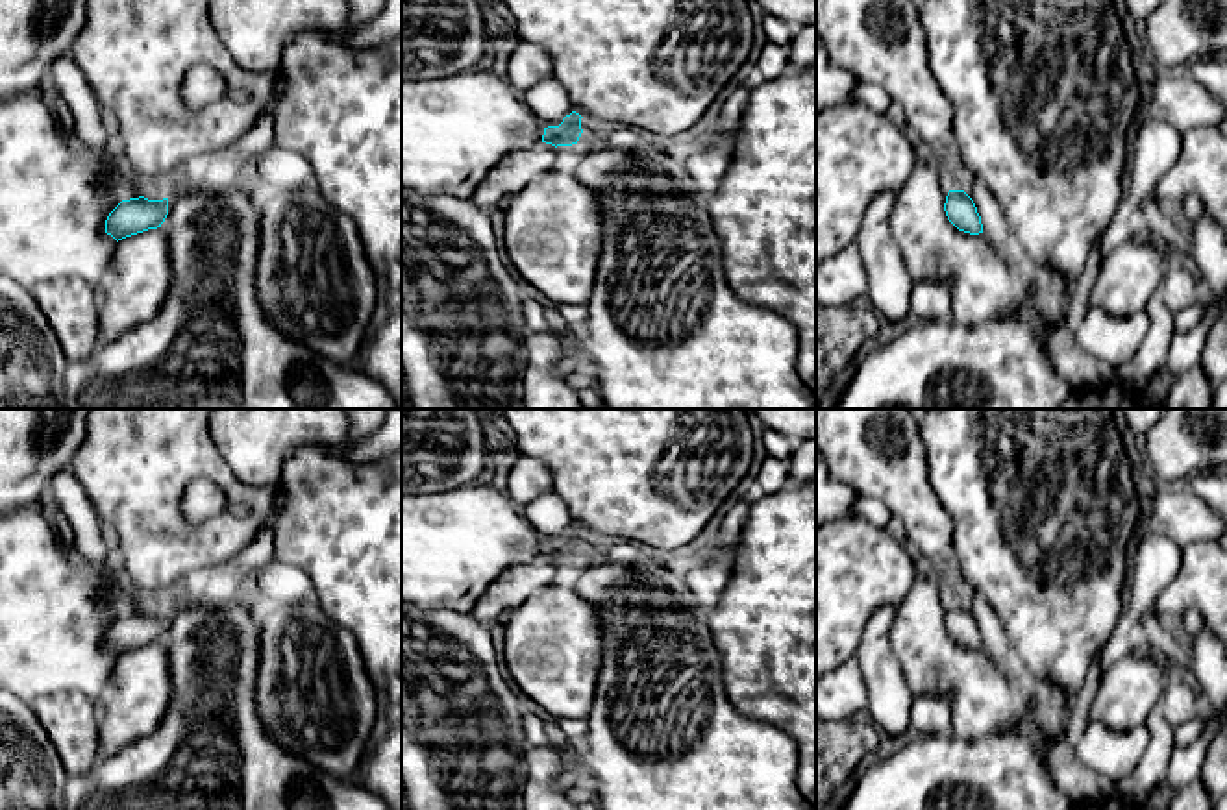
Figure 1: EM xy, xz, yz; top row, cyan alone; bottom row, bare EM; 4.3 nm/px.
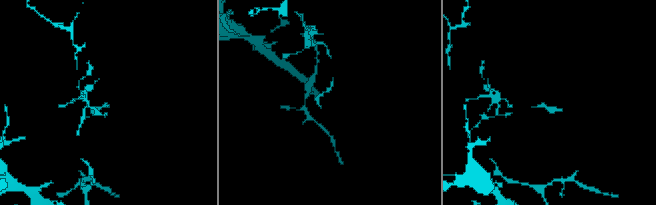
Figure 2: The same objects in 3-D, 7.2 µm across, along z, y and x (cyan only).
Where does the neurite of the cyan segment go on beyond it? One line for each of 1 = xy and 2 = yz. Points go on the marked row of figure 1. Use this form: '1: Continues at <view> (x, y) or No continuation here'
1: No continuation here
2: No continuation here

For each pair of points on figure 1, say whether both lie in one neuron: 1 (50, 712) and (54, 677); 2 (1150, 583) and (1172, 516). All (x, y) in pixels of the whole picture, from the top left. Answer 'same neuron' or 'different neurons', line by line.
1: different neurons
2: different neurons

